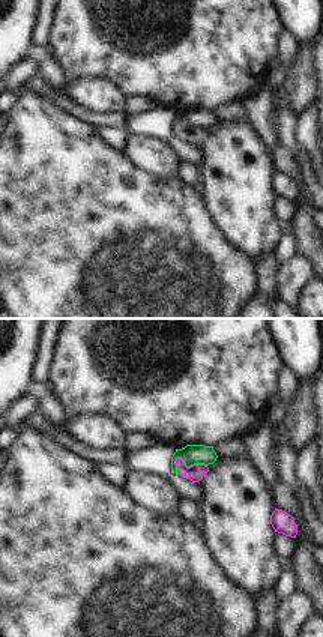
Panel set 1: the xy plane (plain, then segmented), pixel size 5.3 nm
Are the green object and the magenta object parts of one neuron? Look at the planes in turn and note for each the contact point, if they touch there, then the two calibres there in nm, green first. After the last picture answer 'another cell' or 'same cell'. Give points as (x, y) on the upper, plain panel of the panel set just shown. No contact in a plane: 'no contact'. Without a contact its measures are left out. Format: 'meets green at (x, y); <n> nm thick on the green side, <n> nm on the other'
meets green at (190, 129); 110 nm thick on the green side, 90 nm on the other

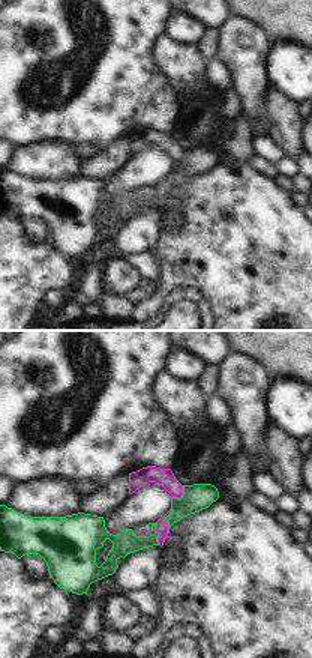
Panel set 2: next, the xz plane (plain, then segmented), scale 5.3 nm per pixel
meets green at (165, 182); 150 nm thick on the green side, 70 nm on the other

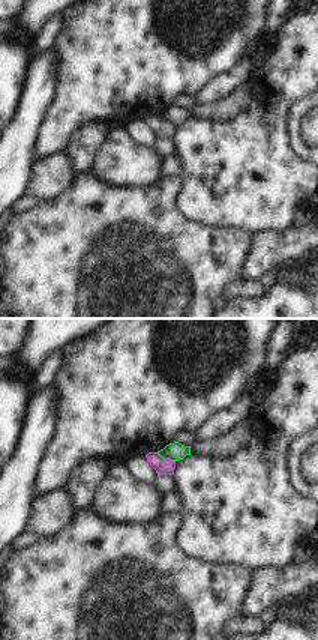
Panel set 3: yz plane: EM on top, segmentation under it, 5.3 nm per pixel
meets green at (165, 122); 100 nm thick on the green side, 90 nm on the other

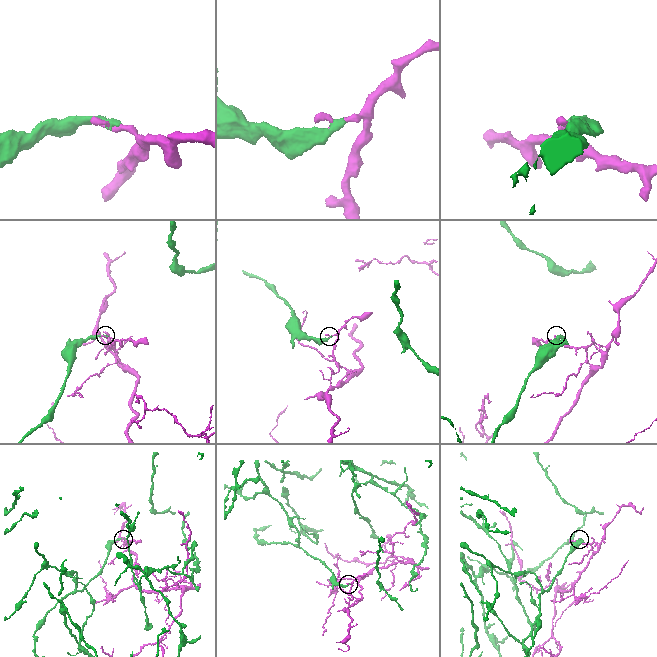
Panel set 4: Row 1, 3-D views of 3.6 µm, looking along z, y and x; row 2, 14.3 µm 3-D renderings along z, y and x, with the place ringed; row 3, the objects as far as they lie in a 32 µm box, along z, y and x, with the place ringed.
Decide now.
another cell

